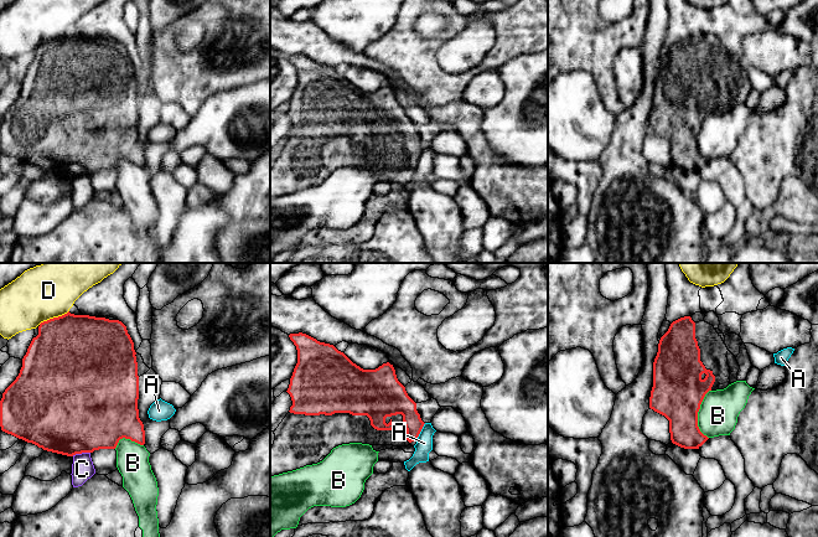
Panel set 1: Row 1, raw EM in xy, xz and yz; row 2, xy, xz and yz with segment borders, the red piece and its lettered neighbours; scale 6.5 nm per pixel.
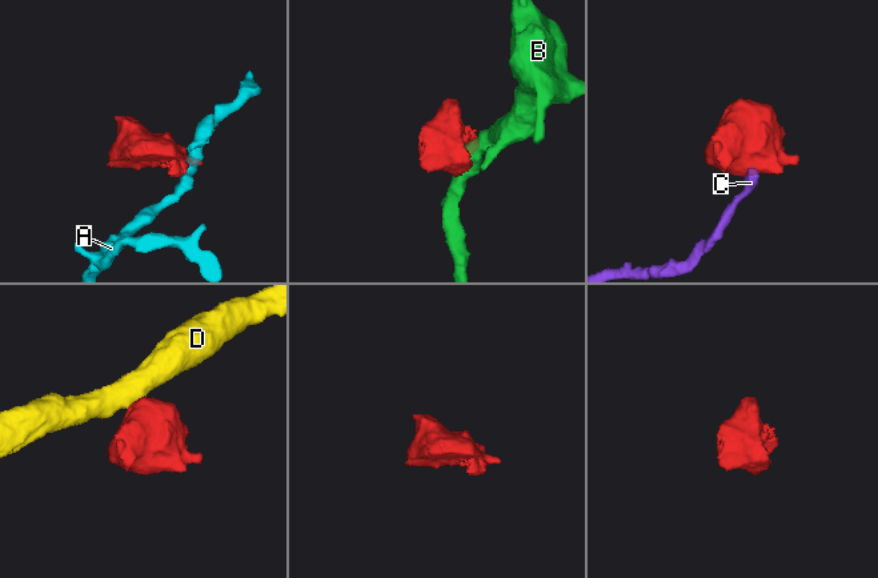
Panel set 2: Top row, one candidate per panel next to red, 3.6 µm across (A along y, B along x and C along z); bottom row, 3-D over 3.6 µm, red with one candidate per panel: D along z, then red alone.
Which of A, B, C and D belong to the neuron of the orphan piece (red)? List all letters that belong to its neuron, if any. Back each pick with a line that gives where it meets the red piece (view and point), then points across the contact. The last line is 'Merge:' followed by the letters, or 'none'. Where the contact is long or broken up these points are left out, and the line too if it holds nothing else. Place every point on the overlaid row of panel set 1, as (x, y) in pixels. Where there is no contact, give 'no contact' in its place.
Merge: none

